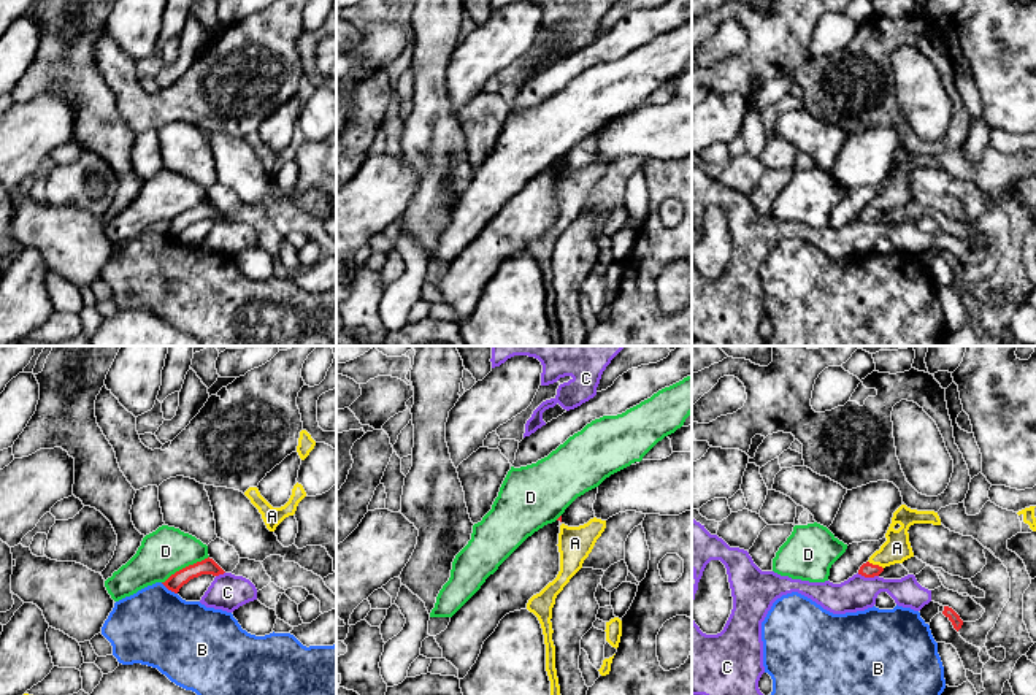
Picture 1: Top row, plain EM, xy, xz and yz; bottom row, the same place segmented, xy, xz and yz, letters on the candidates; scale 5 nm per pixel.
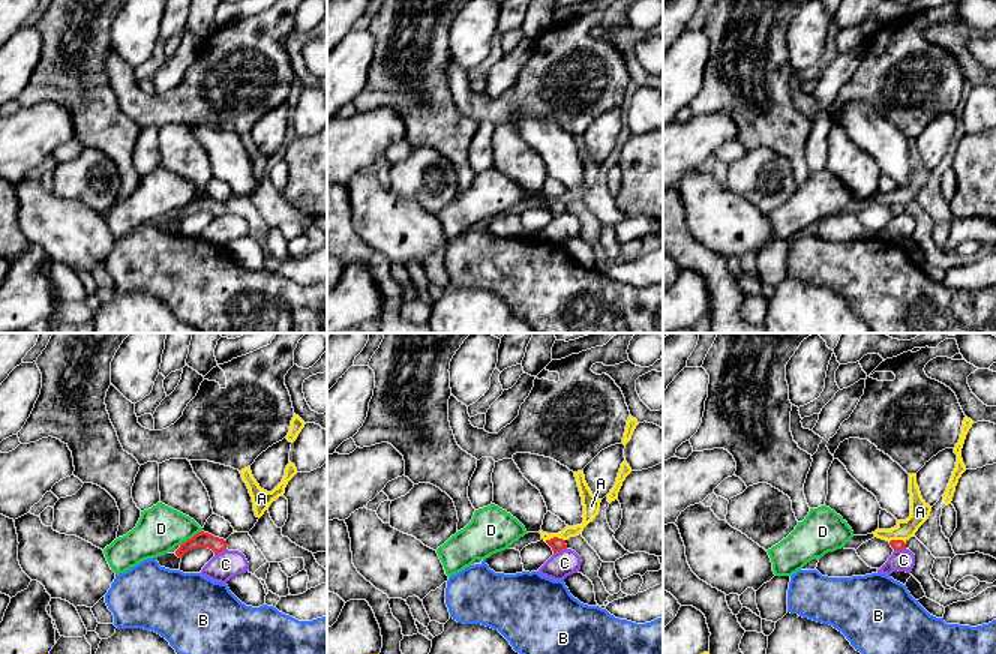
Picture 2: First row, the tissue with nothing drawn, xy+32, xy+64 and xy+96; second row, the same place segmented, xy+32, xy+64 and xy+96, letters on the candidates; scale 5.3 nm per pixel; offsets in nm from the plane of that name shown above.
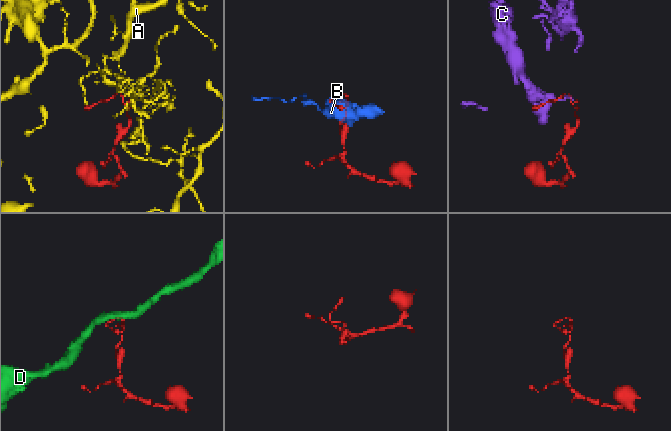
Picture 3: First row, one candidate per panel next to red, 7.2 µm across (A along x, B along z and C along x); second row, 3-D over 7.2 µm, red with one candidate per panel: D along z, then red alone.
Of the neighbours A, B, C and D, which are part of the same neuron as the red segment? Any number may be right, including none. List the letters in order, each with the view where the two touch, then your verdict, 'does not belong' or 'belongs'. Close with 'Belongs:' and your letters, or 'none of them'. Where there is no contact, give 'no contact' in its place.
A: yz | does not belong
B: xy | does not belong
C: yz | does not belong
D: xy | does not belong
Belongs: none of them

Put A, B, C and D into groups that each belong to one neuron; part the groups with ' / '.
A / B / C / D

